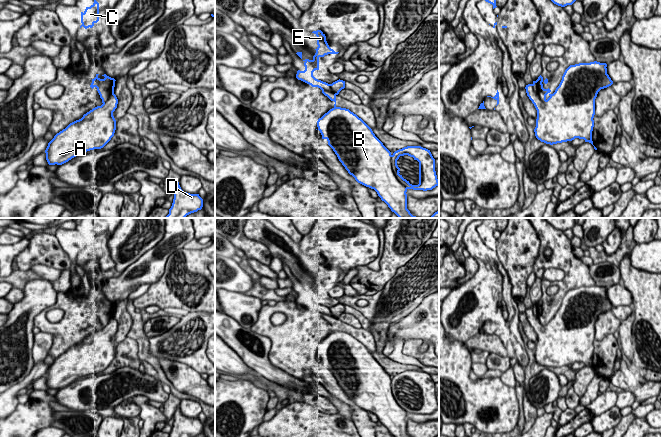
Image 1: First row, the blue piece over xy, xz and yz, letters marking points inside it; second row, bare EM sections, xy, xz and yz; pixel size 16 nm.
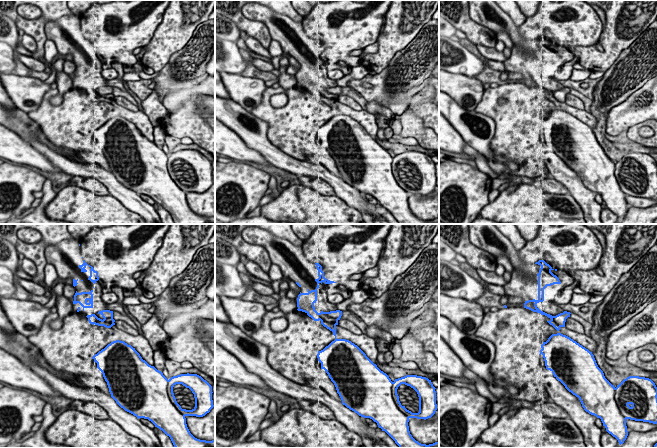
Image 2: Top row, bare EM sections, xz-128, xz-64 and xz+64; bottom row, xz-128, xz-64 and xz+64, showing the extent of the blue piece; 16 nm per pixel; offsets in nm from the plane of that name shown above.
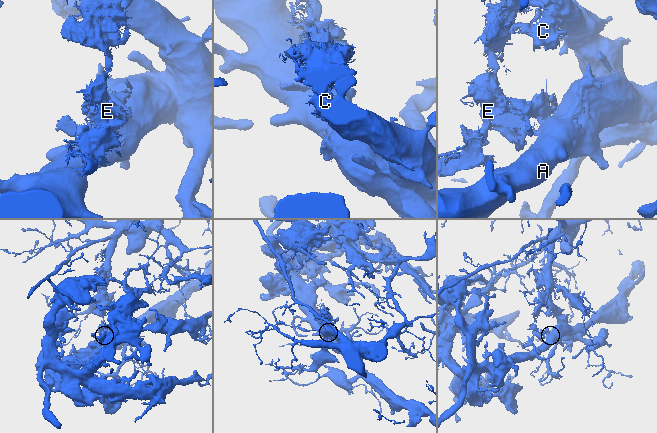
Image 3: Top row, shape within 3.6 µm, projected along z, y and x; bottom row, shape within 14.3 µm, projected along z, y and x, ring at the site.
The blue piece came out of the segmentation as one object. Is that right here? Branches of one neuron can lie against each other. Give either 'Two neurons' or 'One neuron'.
Two neurons

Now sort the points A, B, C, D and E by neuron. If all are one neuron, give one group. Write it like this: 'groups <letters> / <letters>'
groups A B / C D E

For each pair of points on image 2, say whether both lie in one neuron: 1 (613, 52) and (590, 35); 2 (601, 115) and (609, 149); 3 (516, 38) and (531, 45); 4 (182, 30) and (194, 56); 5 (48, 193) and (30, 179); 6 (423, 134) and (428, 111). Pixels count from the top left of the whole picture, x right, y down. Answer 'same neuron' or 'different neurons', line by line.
1: different neurons
2: same neuron
3: same neuron
4: different neurons
5: different neurons
6: different neurons

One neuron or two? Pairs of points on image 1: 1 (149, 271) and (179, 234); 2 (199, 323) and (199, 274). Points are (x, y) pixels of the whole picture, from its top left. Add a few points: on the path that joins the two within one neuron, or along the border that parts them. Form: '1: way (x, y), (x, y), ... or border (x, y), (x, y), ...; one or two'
1: way (152, 262), (170, 243); one
2: border (204, 311), (189, 312); two

